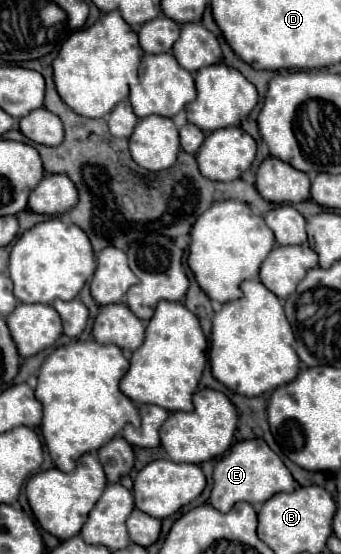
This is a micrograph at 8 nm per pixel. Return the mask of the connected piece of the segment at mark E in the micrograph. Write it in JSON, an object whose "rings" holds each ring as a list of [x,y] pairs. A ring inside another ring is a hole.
{"rings":[[[264,439],[238,441],[214,467],[214,485],[210,493],[210,505],[222,513],[230,511],[238,501],[258,505],[268,501],[276,493],[292,493],[296,481],[282,463],[282,459],[266,445]]]}

